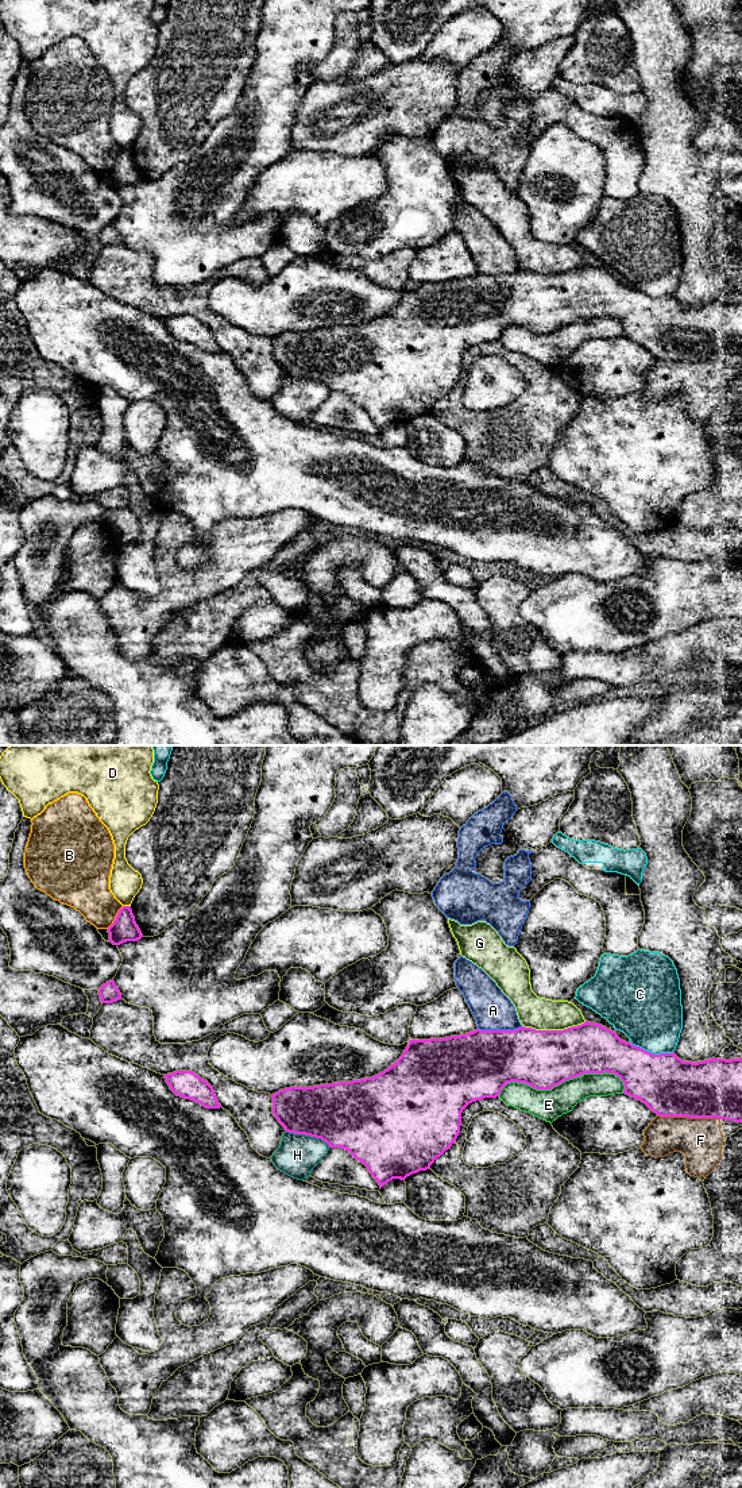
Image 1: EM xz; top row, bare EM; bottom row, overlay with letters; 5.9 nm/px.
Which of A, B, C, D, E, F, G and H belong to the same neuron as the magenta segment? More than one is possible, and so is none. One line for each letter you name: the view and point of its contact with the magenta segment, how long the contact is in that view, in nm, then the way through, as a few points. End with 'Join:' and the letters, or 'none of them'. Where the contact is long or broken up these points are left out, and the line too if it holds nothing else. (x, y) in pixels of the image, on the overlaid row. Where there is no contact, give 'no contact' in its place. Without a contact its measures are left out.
Join: none of them

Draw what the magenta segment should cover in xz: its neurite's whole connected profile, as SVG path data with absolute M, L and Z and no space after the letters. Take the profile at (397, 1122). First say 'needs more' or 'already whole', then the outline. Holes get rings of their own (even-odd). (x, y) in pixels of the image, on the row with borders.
already whole | M586 1021L564 1030L480 1030L445 1038L410 1040L402 1056L383 1072L360 1080L337 1082L313 1087L290 1087L273 1094L273 1114L286 1132L325 1141L329 1148L343 1148L363 1163L380 1188L393 1179L405 1180L426 1171L456 1141L461 1113L475 1100L499 1096L511 1082L536 1090L552 1090L584 1073L614 1073L625 1086L623 1094L645 1103L660 1117L719 1118L742 1122L742 1057L683 1061L672 1053L650 1053L621 1040L615 1032Z

